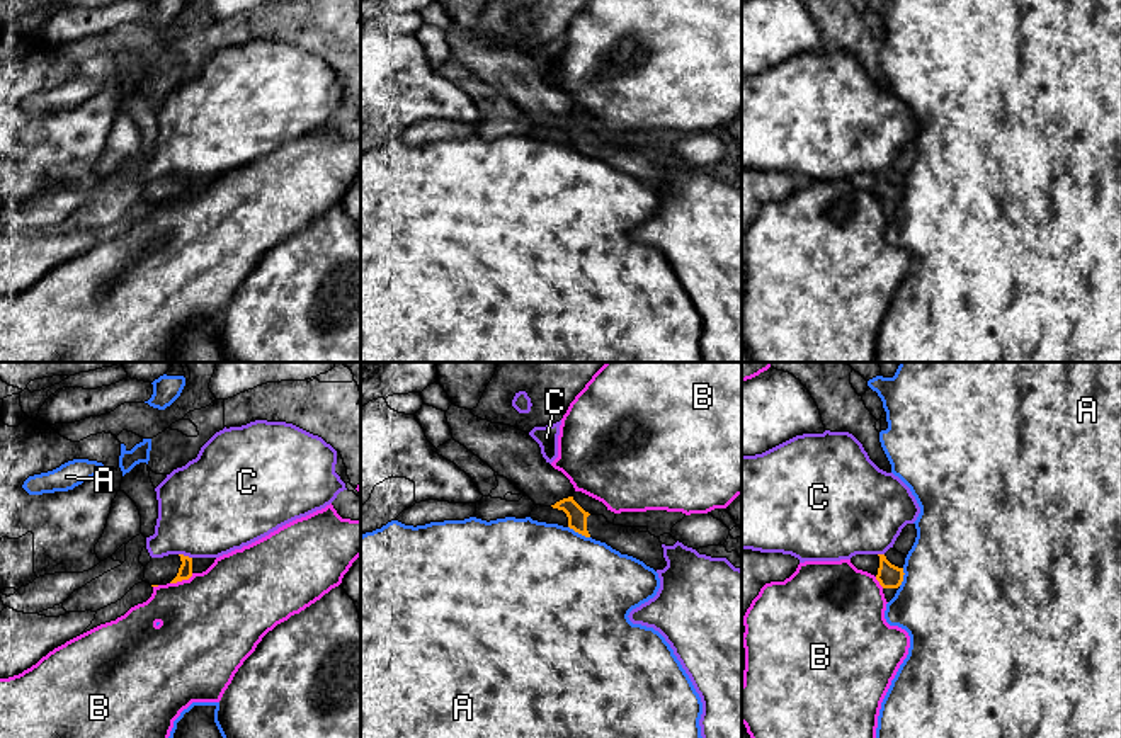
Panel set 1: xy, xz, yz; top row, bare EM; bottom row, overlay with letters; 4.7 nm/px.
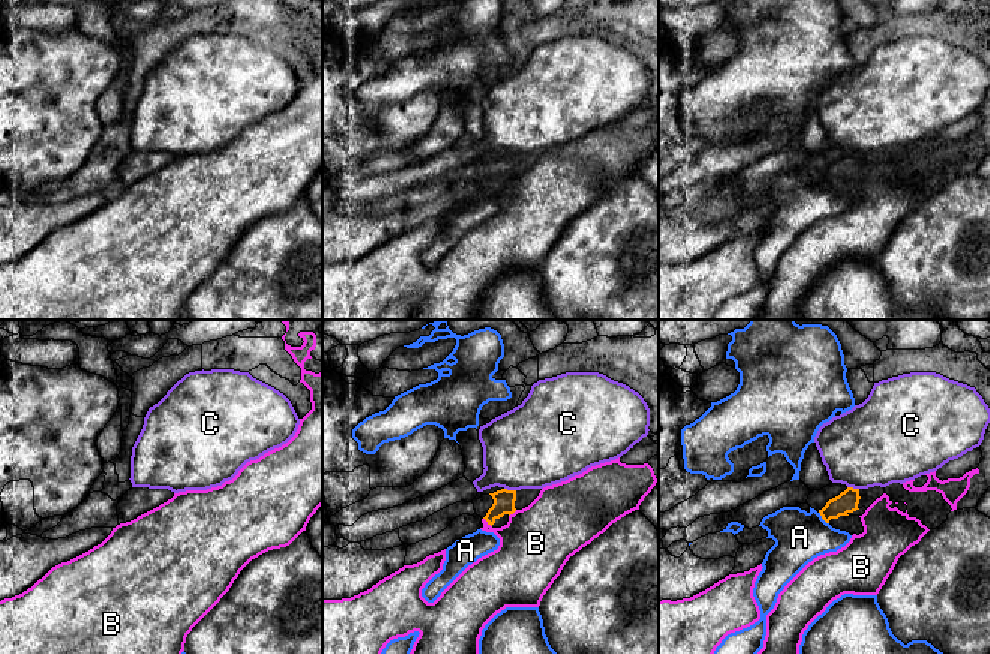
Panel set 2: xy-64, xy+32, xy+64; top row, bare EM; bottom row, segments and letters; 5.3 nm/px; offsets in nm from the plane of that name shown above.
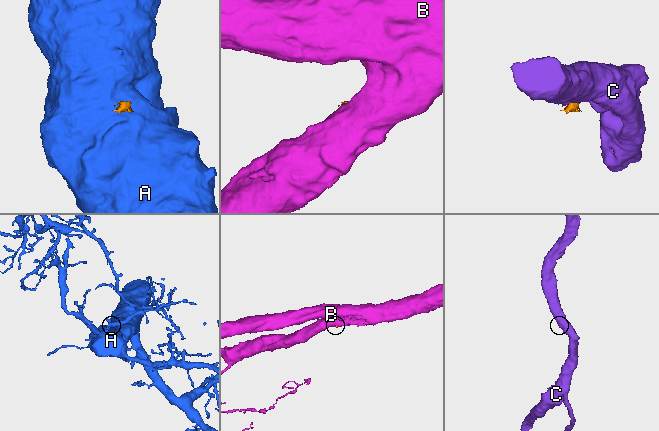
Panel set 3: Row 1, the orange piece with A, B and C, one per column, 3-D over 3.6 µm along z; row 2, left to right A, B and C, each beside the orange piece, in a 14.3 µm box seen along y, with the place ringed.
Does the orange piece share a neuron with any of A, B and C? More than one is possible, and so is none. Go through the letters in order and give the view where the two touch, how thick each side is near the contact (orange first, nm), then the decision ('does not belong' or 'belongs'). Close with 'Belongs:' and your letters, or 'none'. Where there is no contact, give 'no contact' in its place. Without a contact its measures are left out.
A: meets orange in xz; 100 nm thick on the orange side, 500 nm on the other; does not belong
B: meets orange in xy; 60 nm thick on the orange side, 480 nm on the other; does not belong
C: meets orange in xy; 60 nm thick on the orange side, 460 nm on the other; does not belong
Belongs: none

